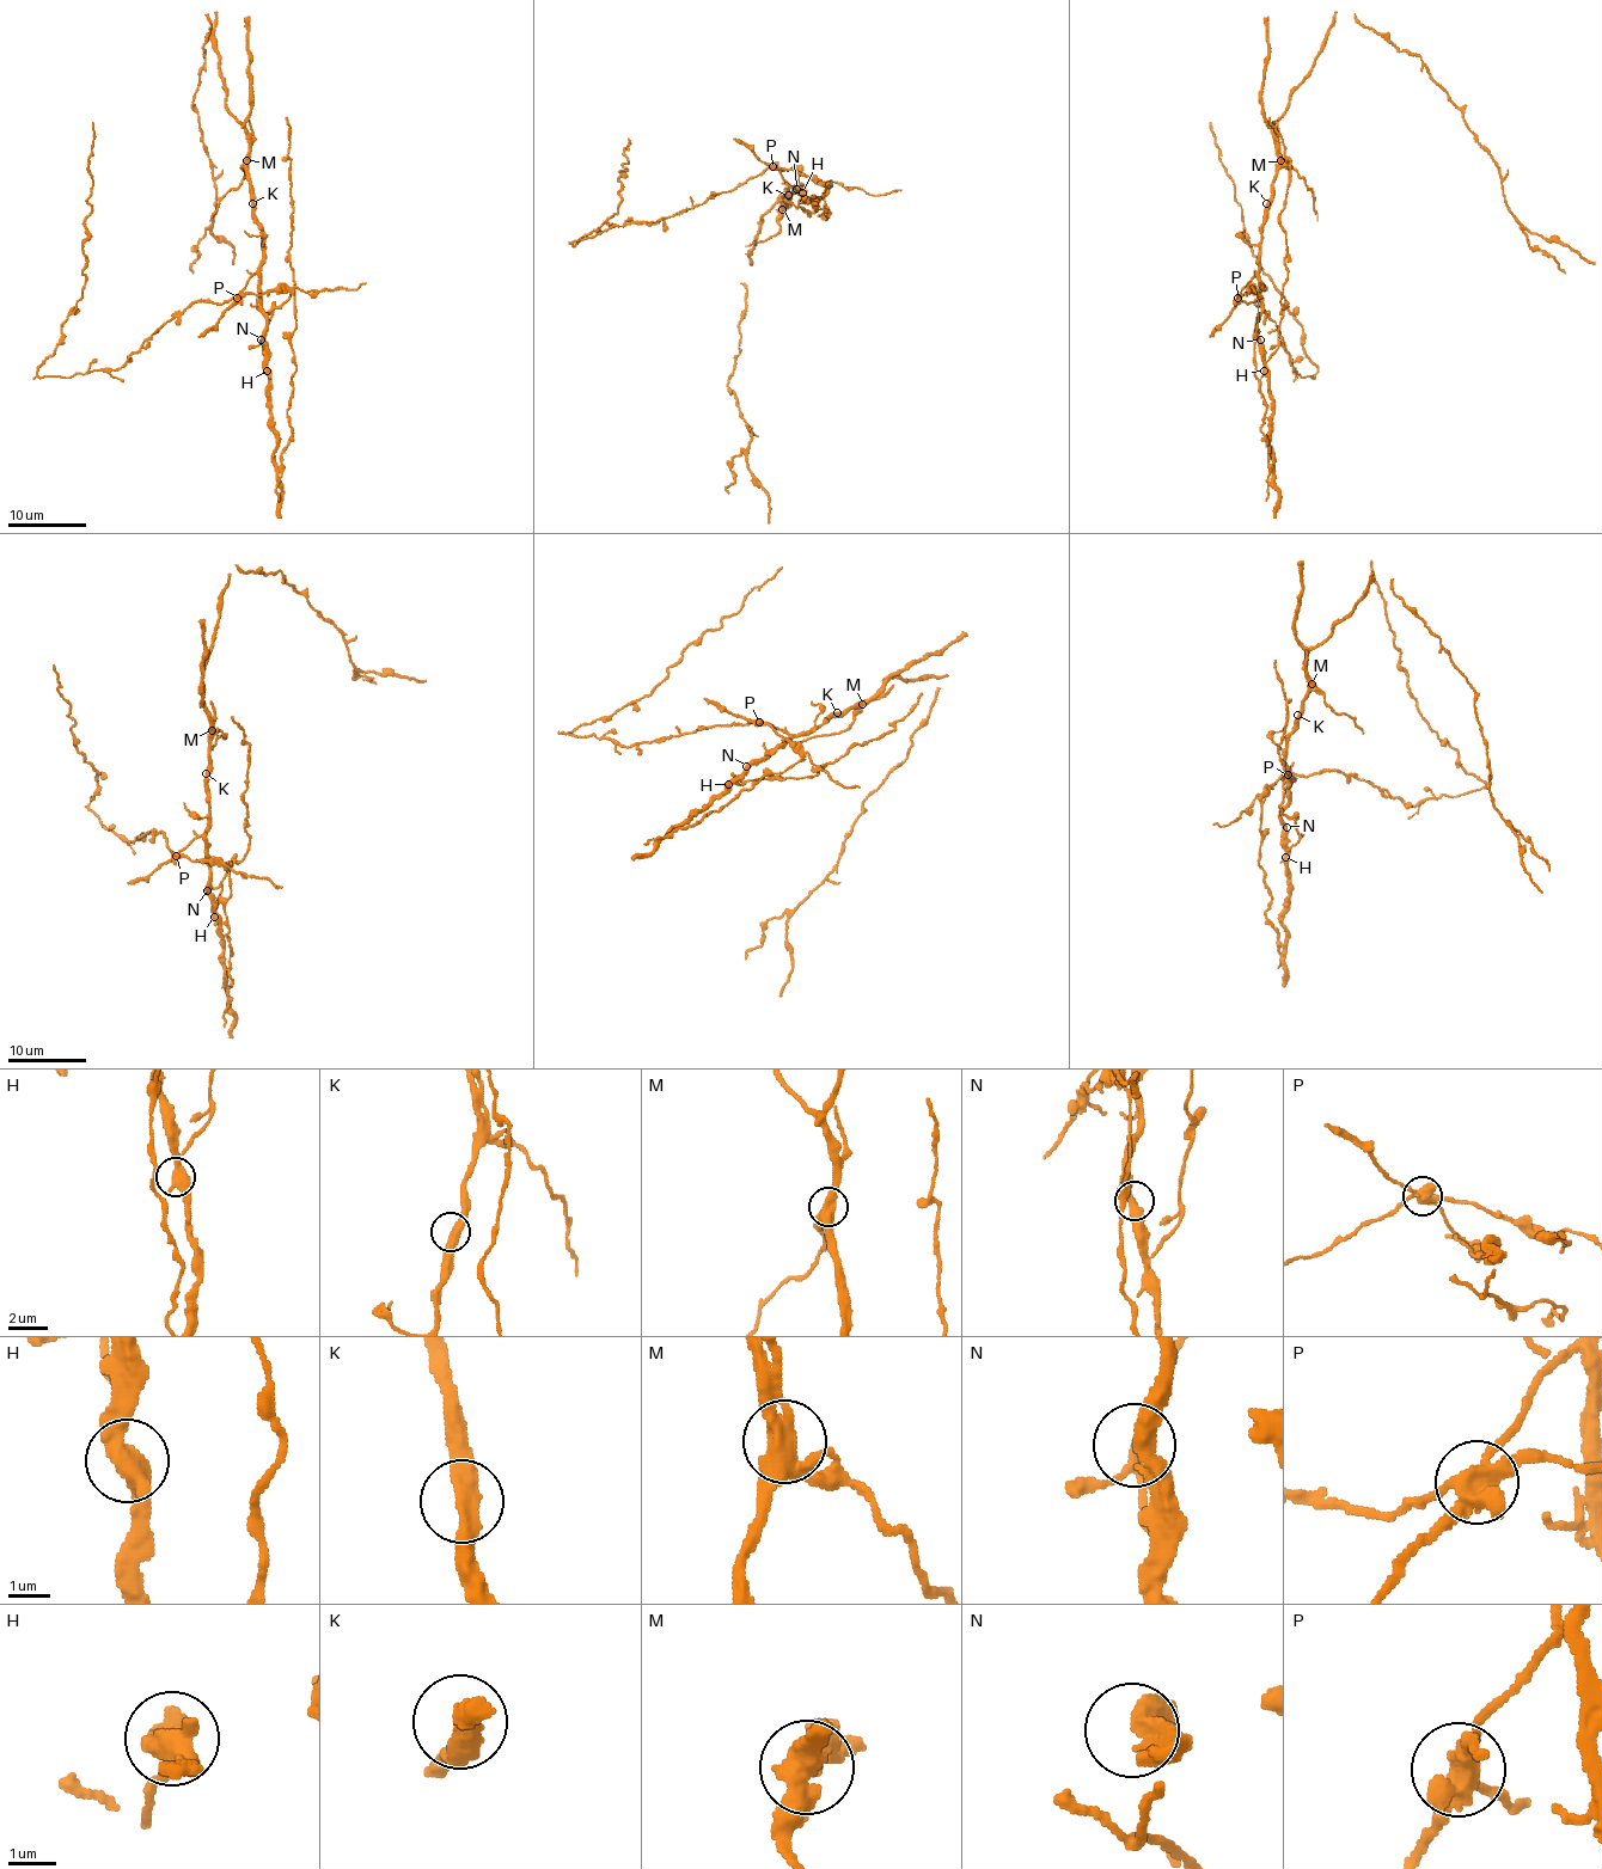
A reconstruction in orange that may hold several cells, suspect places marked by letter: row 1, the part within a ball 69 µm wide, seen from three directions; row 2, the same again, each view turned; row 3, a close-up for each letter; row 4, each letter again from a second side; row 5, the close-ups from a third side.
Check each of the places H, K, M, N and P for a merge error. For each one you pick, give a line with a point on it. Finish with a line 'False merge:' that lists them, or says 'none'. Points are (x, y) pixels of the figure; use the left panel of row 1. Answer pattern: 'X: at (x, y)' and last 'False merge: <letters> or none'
H: at (267, 371)
M: at (246, 160)
P: at (237, 298)
False merge: H, M, P

